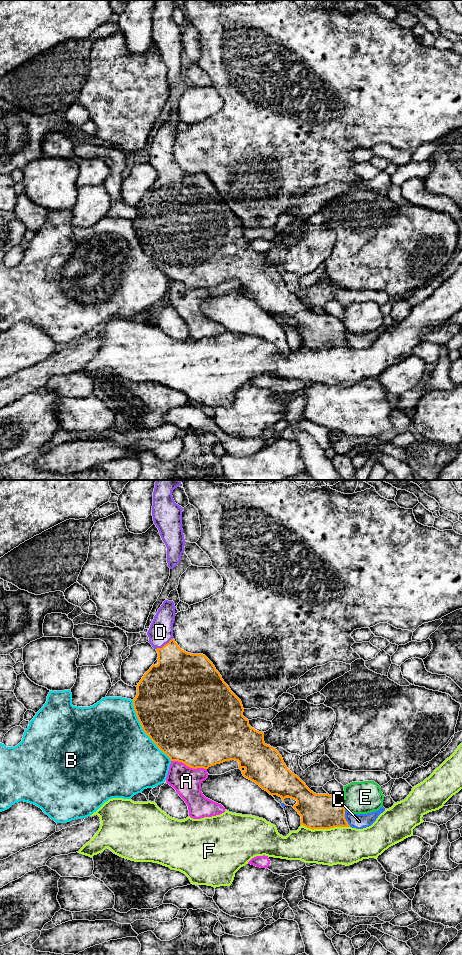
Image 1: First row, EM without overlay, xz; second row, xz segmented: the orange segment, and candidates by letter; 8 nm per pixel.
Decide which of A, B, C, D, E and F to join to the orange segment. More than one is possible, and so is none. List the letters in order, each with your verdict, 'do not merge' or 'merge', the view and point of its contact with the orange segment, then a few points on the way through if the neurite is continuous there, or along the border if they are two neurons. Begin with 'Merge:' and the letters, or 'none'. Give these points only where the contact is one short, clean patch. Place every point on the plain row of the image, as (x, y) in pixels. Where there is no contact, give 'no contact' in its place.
Merge: D
A: do not merge; meets orange in xz at (189, 286)
B: do not merge; meets orange in xz at (143, 250)
C: do not merge; meets orange in xz at (344, 338)
D: merge; meets orange in xz at (165, 164)
E: do not merge; meets orange in xz at (342, 325)
F: do not merge; meets orange in xz at (325, 348)

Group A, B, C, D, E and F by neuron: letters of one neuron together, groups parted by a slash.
A / B / C / D / E / F

